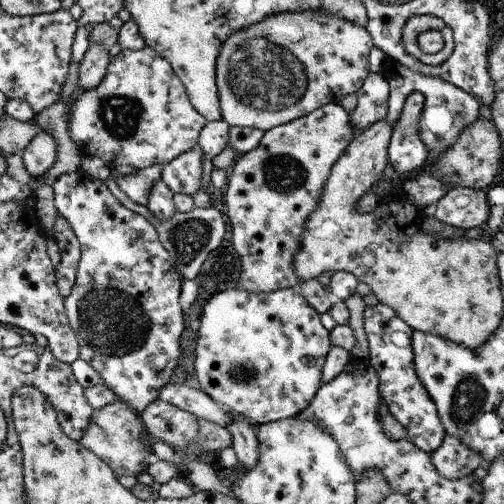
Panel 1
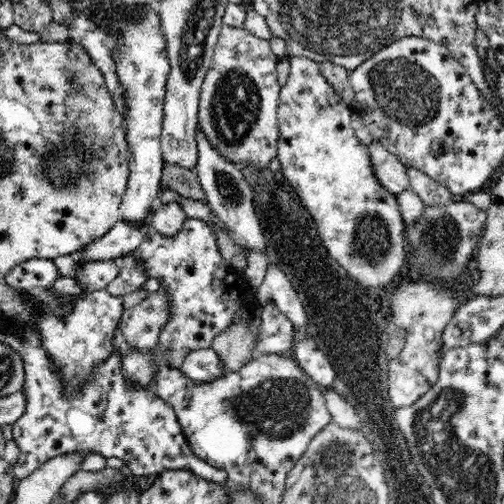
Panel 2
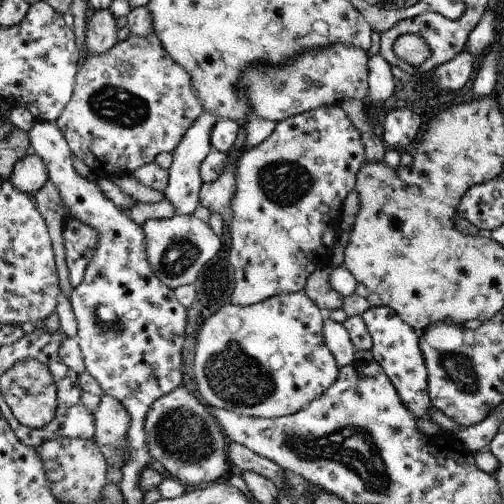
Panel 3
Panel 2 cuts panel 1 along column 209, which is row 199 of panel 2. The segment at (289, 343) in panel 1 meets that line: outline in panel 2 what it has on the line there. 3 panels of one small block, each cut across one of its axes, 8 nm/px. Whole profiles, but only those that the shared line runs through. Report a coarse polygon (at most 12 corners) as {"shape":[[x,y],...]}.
{"shape":[[292,56],[280,172],[368,292],[404,276],[406,220],[352,110]]}

